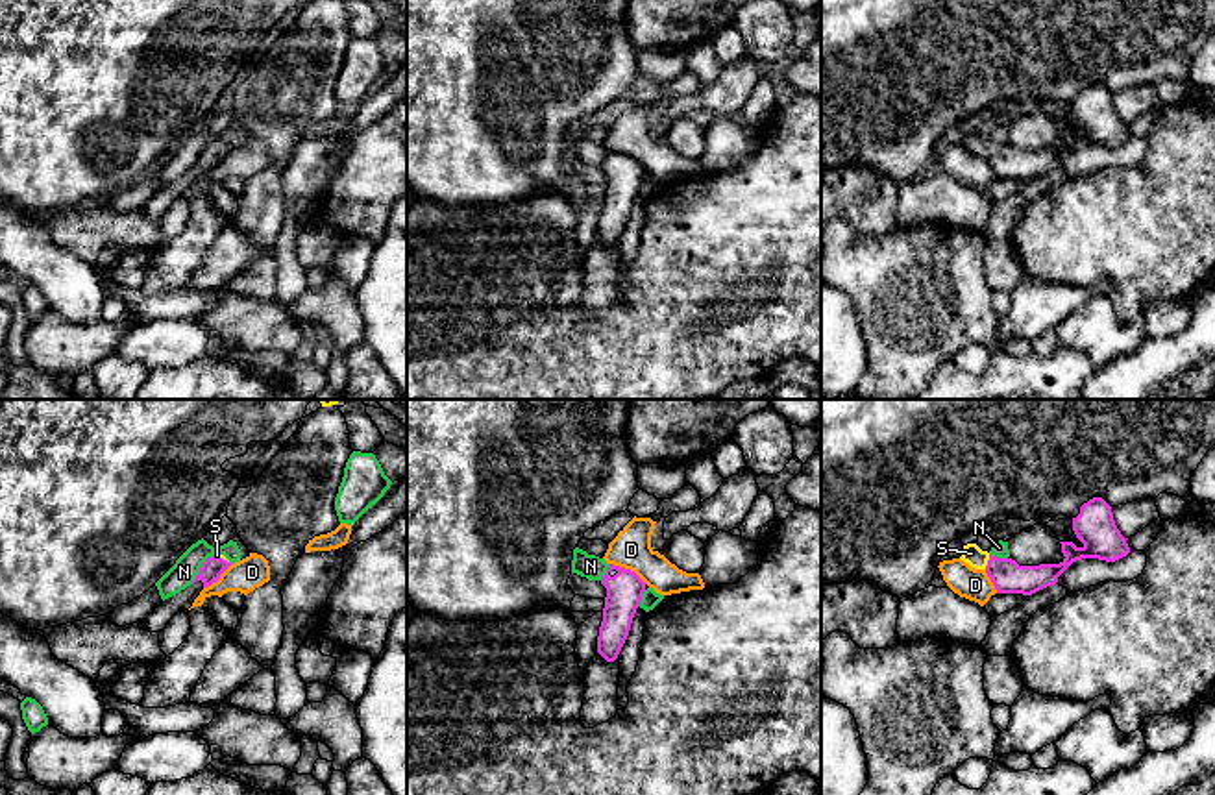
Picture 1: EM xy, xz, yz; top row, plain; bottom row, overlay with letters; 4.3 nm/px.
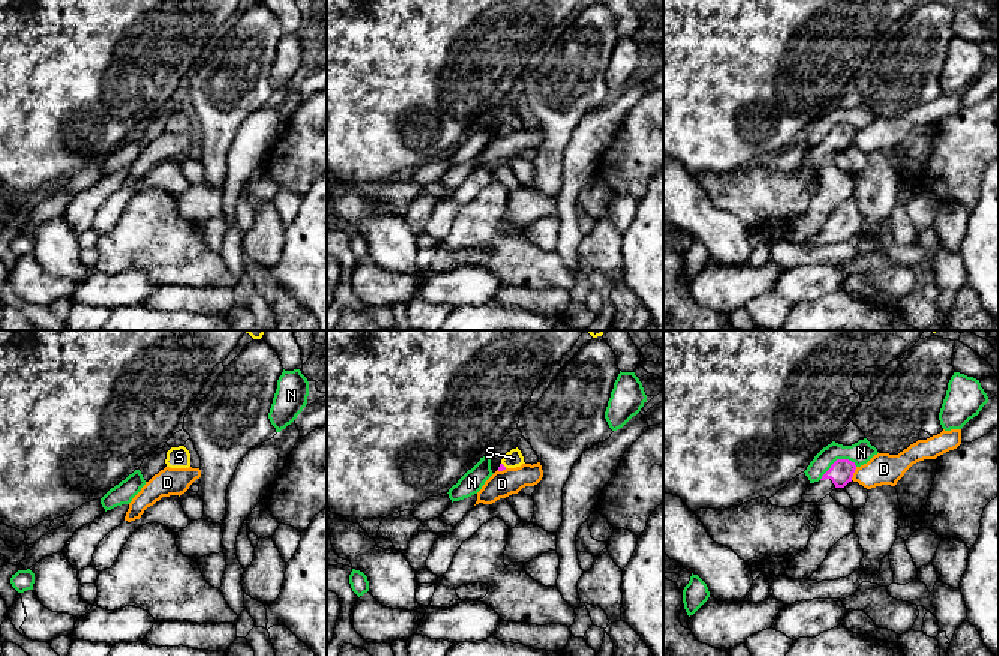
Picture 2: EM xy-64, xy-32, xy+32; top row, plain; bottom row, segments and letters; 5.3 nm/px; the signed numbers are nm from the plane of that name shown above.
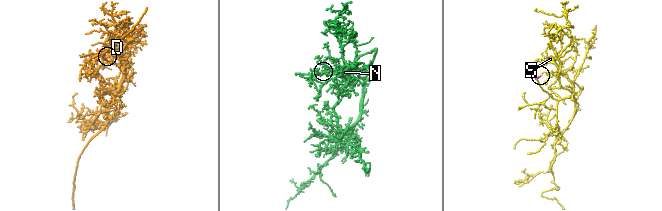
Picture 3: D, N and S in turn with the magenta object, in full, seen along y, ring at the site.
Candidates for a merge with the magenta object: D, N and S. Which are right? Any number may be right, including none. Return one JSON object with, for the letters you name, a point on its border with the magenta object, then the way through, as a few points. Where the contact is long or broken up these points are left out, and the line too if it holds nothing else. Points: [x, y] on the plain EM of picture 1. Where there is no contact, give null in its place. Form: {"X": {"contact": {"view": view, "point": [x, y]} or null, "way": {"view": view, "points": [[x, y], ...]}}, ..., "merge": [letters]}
{"S": {"contact": {"view": "yz", "point": [988, 148]}, "way": {"view": "yz", "points": [[1008, 163], [988, 148], [971, 139]]}}, "merge": ["S"]}

